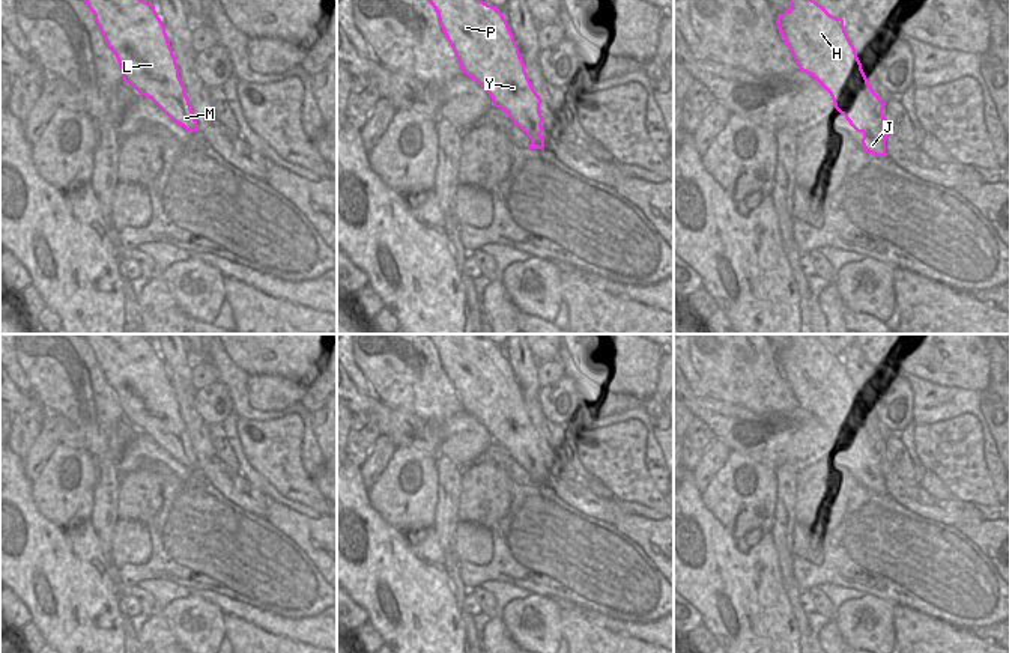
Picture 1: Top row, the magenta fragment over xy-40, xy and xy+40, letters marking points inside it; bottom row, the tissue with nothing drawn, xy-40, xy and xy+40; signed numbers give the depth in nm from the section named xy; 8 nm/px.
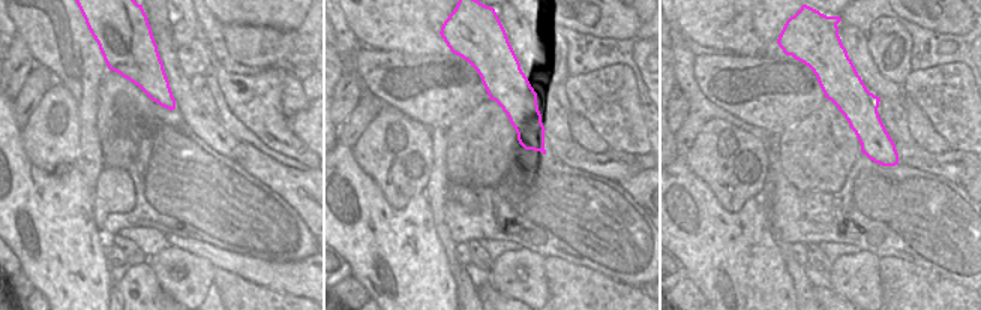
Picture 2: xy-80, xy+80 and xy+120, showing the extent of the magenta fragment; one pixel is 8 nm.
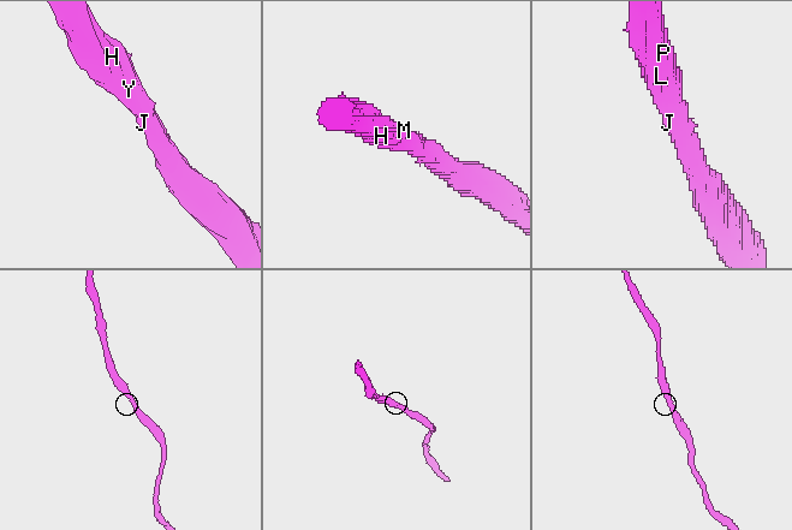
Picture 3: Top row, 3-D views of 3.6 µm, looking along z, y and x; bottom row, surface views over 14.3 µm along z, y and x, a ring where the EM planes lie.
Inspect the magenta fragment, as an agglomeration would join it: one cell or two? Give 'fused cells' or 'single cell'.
single cell

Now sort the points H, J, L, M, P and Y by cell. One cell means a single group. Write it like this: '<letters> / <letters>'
H J L M P Y

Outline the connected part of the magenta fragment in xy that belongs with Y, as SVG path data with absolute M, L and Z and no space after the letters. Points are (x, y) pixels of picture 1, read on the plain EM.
M426 334L438 351L441 366L450 379L462 409L475 417L529 475L529 486L543 486L541 435L534 427L519 384L502 349L478 334Z

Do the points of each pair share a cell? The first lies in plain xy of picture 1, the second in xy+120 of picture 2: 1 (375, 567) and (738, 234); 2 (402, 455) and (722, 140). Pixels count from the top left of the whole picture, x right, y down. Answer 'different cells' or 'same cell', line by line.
1: same cell
2: same cell

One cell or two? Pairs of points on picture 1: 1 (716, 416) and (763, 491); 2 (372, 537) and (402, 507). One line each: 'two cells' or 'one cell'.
1: two cells
2: two cells

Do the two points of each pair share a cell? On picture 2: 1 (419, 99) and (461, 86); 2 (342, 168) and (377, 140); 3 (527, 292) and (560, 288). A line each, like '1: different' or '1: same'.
1: same
2: different
3: different

